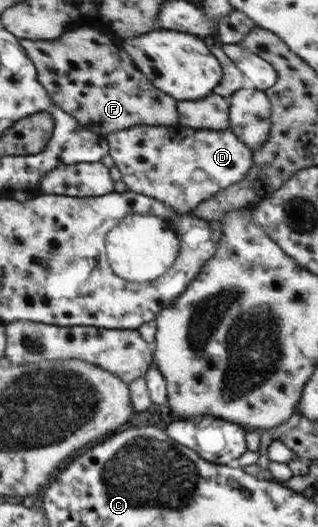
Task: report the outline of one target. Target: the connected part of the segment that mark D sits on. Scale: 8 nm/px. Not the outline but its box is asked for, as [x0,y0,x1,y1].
[108,123,253,215]

